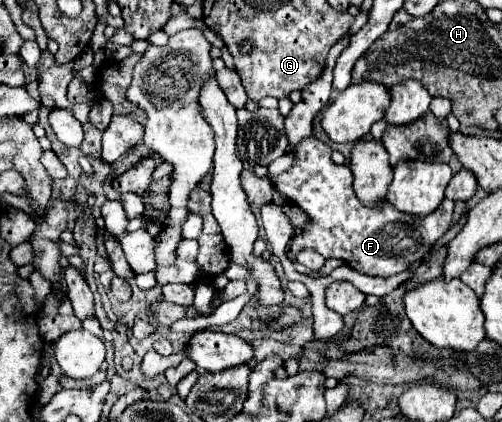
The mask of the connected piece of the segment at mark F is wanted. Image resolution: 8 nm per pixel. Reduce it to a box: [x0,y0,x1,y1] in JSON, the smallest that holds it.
[269,137,453,277]

